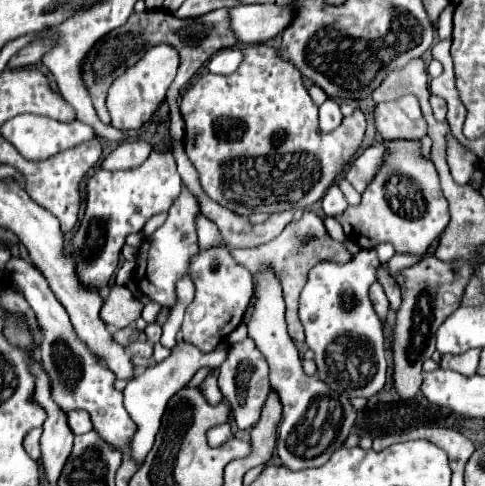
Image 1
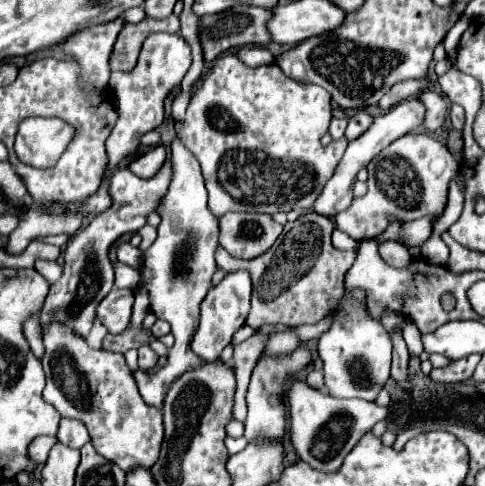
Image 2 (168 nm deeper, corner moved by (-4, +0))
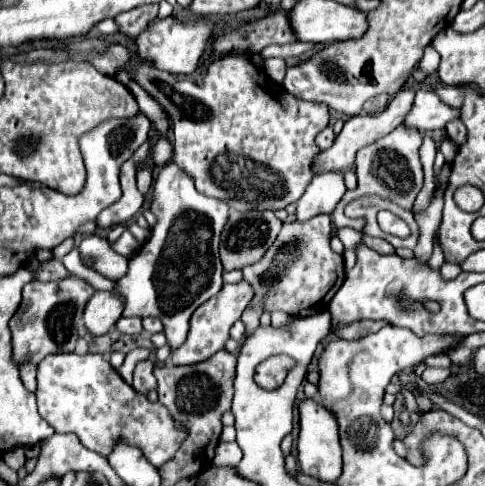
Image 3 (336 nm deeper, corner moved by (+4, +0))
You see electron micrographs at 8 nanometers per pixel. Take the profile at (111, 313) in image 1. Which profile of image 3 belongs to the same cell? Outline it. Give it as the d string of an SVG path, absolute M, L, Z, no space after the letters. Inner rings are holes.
M96 292L84 310L84 324L94 336L102 336L116 328L116 320L122 316L124 298L118 292Z

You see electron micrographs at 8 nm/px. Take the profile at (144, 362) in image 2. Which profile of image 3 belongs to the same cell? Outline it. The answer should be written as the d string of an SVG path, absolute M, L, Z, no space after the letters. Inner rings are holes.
M142 360L134 368L134 382L132 382L132 386L138 392L142 392L142 394L146 394L148 390L156 388L156 378L152 374L152 368L154 368L154 362L152 360Z

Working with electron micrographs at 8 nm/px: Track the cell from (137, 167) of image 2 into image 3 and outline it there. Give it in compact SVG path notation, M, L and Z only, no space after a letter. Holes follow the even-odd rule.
M148 166L138 168L138 172L136 172L136 180L138 180L138 190L140 190L142 194L146 194L148 188L150 188L150 184L152 184L152 170L150 170Z

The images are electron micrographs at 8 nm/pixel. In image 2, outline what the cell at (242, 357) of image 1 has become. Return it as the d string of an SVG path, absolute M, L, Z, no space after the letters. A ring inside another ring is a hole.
M276 332L270 336L266 344L268 354L280 354L280 352L292 352L300 346L300 338L294 332Z

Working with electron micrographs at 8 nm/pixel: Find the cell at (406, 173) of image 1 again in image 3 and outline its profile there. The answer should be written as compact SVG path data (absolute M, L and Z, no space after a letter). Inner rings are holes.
M398 126L396 130L392 130L388 136L376 140L374 144L364 146L358 154L356 154L356 176L358 176L358 188L356 190L347 190L344 198L338 202L336 210L332 212L332 224L336 226L336 230L340 228L354 228L354 230L362 230L366 220L364 218L346 218L344 216L344 206L356 198L362 196L380 196L380 198L388 198L392 202L396 202L398 206L402 206L404 210L410 210L414 204L416 194L422 188L422 162L420 162L420 146L422 146L422 134L414 128L404 128Z

